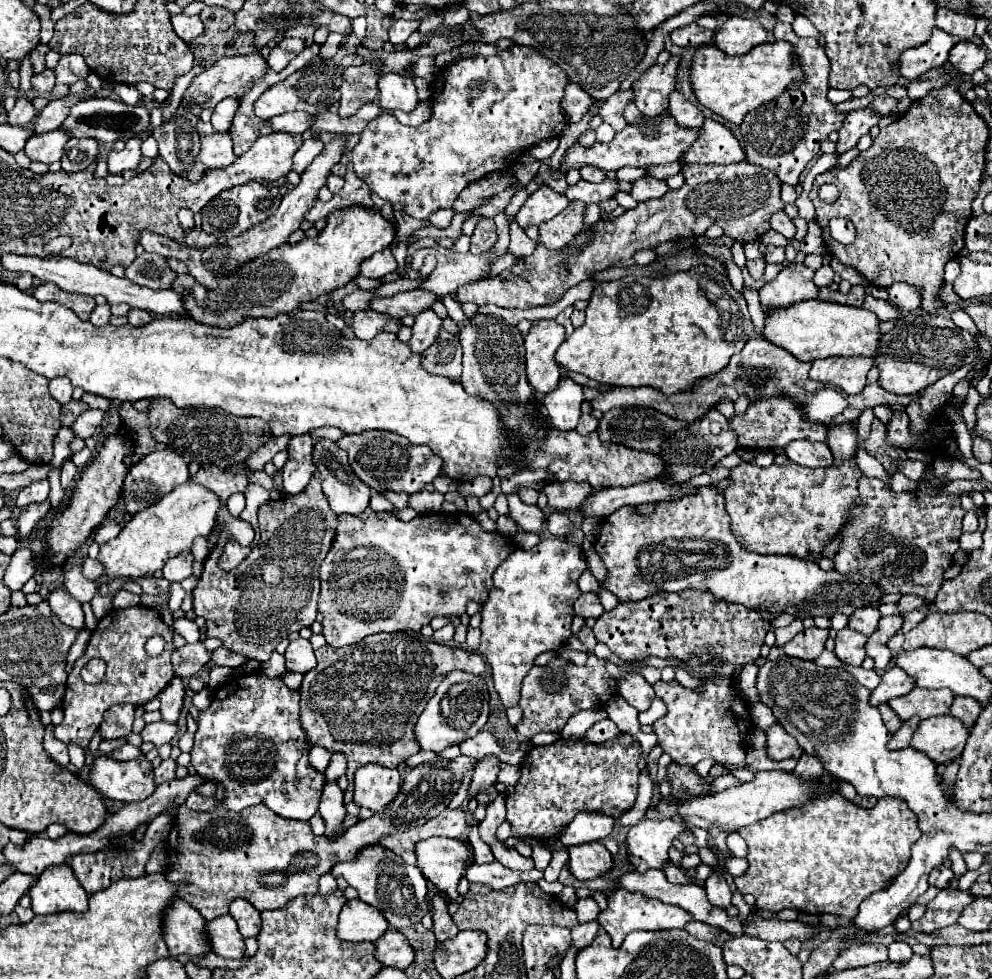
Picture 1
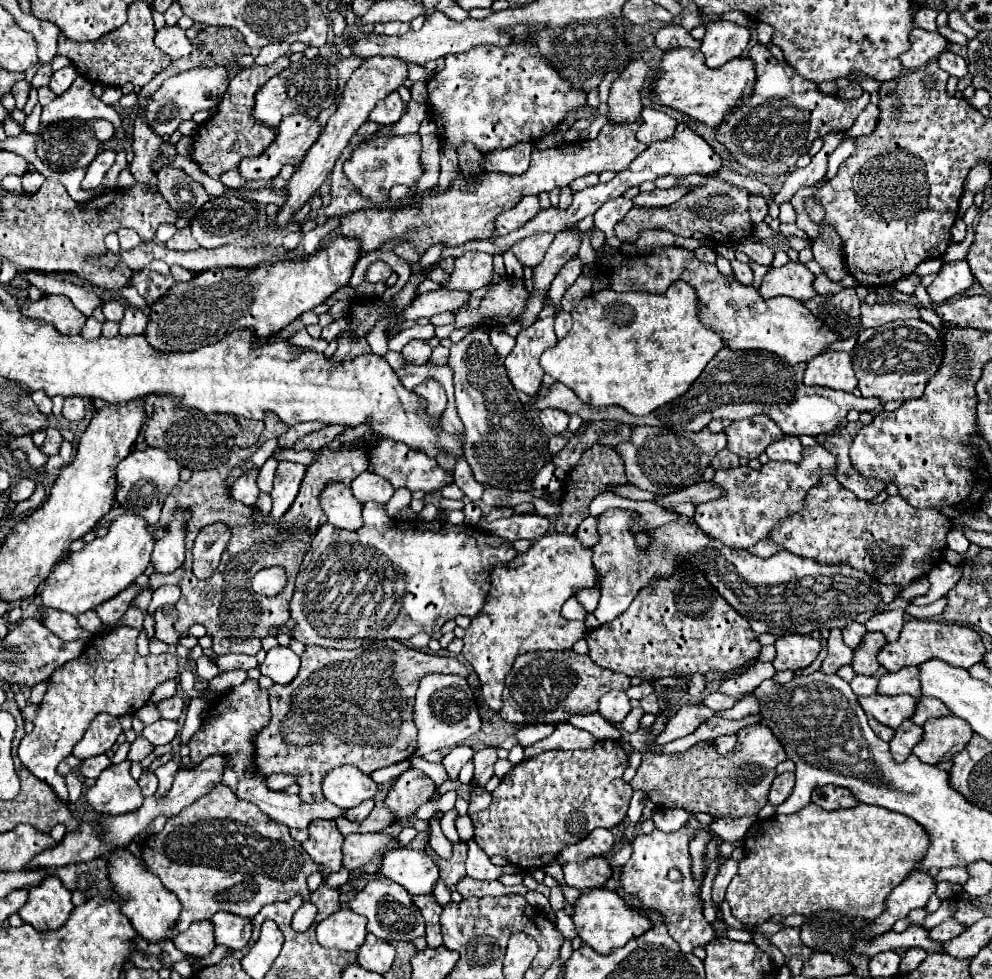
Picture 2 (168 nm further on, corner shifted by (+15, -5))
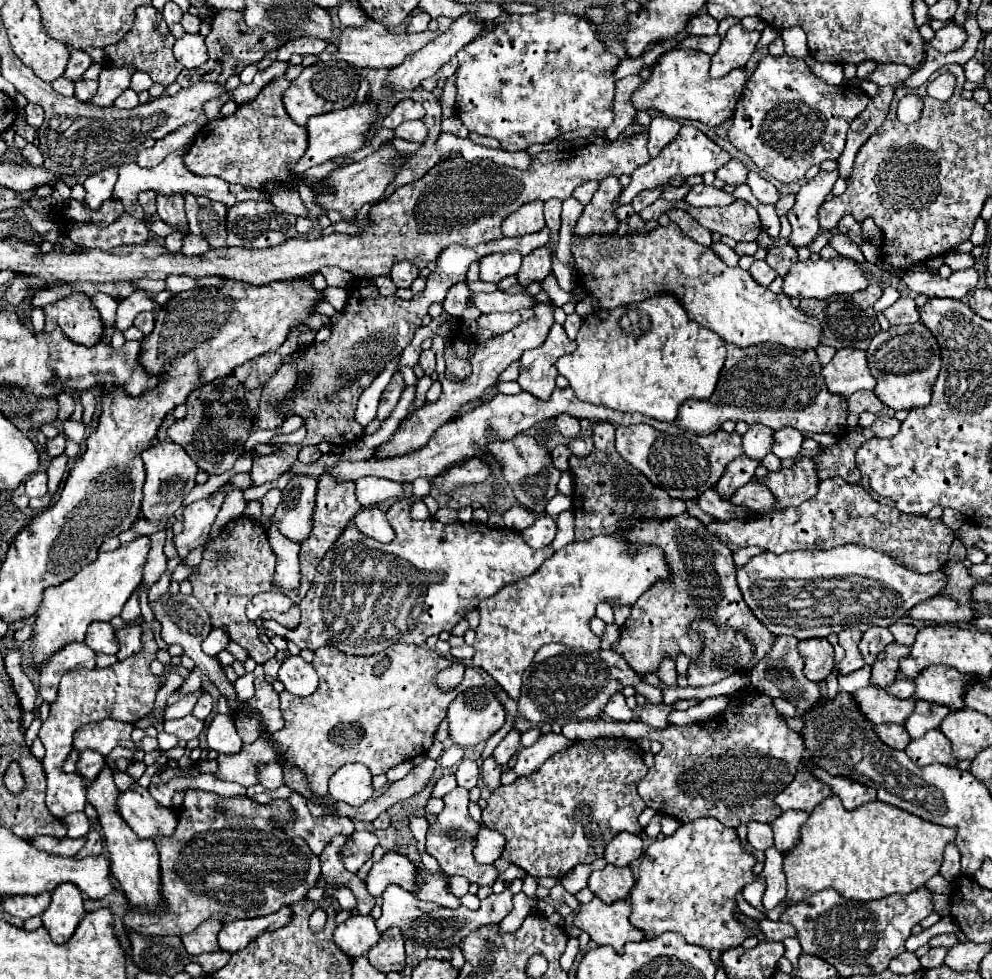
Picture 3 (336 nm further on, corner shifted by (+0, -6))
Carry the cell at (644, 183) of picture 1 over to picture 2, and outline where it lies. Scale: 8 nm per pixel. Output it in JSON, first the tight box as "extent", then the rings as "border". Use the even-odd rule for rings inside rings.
{"extent":[634,185,694,207],"border":[[[694,185],[672,187],[672,189],[654,189],[650,193],[640,193],[634,199],[634,205],[642,205],[642,207],[664,207],[664,205],[672,205],[672,203],[680,201],[680,197],[684,197],[684,193],[690,193],[692,189],[694,189]]]}

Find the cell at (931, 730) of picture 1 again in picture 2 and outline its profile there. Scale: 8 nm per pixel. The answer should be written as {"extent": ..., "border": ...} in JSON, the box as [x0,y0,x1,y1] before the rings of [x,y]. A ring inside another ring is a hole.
{"extent":[914,715,974,765],"border":[[[950,715],[926,721],[924,739],[914,747],[914,755],[928,765],[938,765],[954,757],[954,753],[962,751],[972,739],[974,731],[968,721]]]}

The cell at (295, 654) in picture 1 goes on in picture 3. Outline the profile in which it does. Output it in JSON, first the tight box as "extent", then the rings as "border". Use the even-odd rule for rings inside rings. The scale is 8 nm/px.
{"extent":[277,656,319,696],"border":[[[287,656],[279,668],[277,678],[285,684],[285,690],[295,696],[309,696],[319,684],[313,664],[305,662],[301,656]]]}

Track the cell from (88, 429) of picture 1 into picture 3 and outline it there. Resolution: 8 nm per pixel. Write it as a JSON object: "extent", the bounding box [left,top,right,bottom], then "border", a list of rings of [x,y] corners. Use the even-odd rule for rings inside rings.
{"extent":[47,434,65,458],"border":[[[59,434],[57,438],[47,440],[47,452],[49,452],[51,458],[63,454],[63,450],[65,450],[65,436],[63,436],[63,434]]]}

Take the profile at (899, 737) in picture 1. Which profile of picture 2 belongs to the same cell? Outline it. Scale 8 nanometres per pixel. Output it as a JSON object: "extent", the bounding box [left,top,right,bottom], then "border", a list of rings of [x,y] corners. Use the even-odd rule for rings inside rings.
{"extent":[890,719,924,763],"border":[[[910,719],[904,721],[898,729],[896,729],[896,735],[894,739],[890,741],[890,751],[892,751],[892,757],[900,763],[900,761],[906,761],[910,755],[912,755],[912,749],[916,743],[920,743],[920,737],[924,735],[924,729],[914,725]]]}

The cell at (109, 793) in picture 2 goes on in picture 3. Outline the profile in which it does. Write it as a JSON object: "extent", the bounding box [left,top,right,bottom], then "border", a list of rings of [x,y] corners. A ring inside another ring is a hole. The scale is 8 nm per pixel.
{"extent":[117,782,177,838],"border":[[[137,782],[129,790],[119,792],[117,812],[141,838],[171,836],[177,826],[177,814],[171,808],[159,806],[147,788],[141,788]]]}

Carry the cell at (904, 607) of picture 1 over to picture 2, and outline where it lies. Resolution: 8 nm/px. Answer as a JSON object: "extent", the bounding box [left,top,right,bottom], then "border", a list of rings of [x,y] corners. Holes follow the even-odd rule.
{"extent":[912,561,960,605],"border":[[[938,561],[934,565],[934,569],[928,573],[928,581],[930,581],[930,591],[924,597],[912,599],[912,605],[930,605],[936,599],[940,599],[942,595],[946,595],[956,581],[960,579],[960,567],[952,567],[946,561]]]}

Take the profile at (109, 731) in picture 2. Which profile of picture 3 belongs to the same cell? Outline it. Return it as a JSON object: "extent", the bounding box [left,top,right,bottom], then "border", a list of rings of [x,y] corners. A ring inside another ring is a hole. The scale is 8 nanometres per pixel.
{"extent":[73,720,135,756],"border":[[[101,720],[91,726],[83,726],[79,732],[75,732],[73,738],[73,748],[83,752],[83,750],[95,750],[103,756],[107,756],[113,748],[125,746],[133,748],[135,742],[131,740],[133,724],[119,722],[119,720]]]}

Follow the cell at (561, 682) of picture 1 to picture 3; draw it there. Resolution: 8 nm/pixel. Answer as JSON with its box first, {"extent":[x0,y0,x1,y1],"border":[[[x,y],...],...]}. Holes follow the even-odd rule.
{"extent":[517,644,641,726],"border":[[[547,644],[539,648],[531,666],[523,672],[523,686],[517,706],[521,718],[535,726],[563,726],[571,720],[597,720],[613,694],[621,692],[627,684],[635,686],[639,682],[641,676],[613,650],[587,652],[563,644]]]}

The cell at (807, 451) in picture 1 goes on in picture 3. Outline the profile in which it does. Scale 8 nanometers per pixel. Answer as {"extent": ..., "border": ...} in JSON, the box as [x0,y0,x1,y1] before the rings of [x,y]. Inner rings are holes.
{"extent":[773,428,805,458],"border":[[[783,428],[775,432],[775,442],[773,442],[773,454],[783,458],[797,458],[803,450],[803,440],[805,436],[795,430],[795,428]]]}

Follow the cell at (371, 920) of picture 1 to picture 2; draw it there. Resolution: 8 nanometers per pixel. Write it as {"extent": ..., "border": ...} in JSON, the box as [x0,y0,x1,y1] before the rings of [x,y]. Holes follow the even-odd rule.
{"extent":[316,907,366,953],"border":[[[342,907],[318,923],[316,935],[322,947],[356,953],[366,937],[366,917],[360,917],[352,909]]]}

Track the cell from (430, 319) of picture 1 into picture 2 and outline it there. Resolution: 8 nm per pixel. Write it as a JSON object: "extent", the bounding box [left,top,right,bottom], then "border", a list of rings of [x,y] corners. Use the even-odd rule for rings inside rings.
{"extent":[402,339,432,365],"border":[[[416,339],[416,341],[410,341],[410,343],[402,349],[402,355],[404,355],[404,359],[406,359],[408,363],[424,365],[424,363],[428,363],[428,359],[430,359],[430,355],[432,355],[432,349],[428,347],[426,341]]]}

